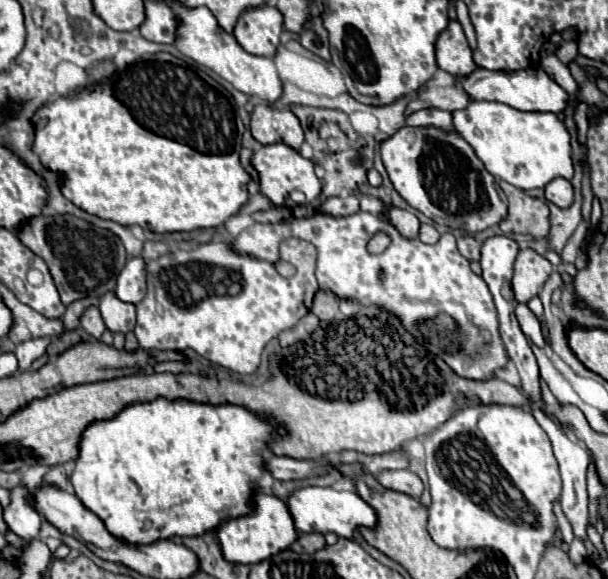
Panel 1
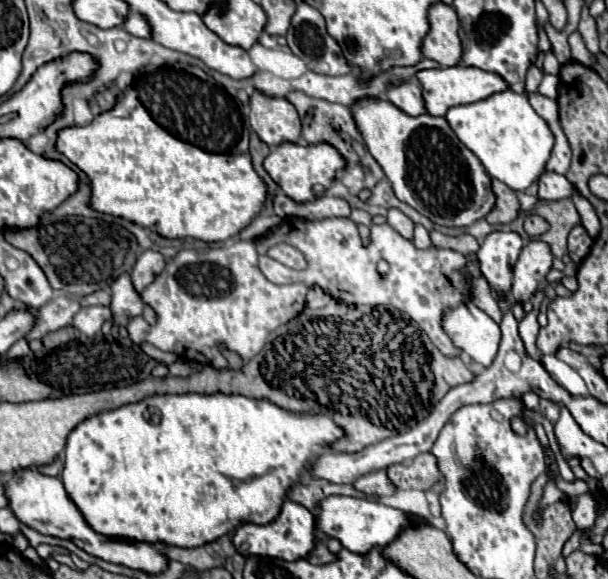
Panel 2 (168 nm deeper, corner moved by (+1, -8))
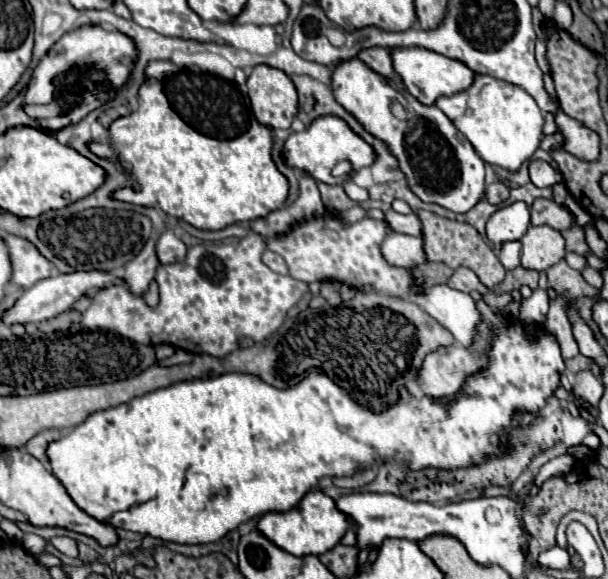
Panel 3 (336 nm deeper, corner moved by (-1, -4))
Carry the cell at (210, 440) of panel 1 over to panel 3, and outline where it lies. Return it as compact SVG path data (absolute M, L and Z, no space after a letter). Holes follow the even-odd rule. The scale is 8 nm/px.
M514 322L508 330L496 330L494 348L490 352L490 362L488 362L486 370L468 378L462 394L448 408L442 404L434 404L430 400L418 402L418 400L414 400L414 396L410 396L406 390L402 390L402 398L396 406L392 406L392 410L386 410L384 414L368 414L368 410L360 410L360 406L356 406L348 398L348 394L344 394L344 389L339 387L324 372L310 372L300 384L296 384L288 390L276 390L274 386L268 386L266 382L260 382L260 378L252 378L248 374L222 374L214 380L208 378L208 380L178 382L178 384L172 384L168 388L160 388L160 390L148 392L144 396L138 396L138 398L130 400L128 404L120 404L120 406L102 410L102 412L94 412L82 424L78 424L74 430L70 430L64 438L52 442L46 450L46 454L50 458L54 476L64 484L66 492L76 502L76 506L82 508L92 518L96 518L100 522L108 522L116 528L132 530L132 532L138 532L142 536L148 534L148 536L154 536L154 538L160 538L166 542L208 544L208 542L220 540L230 530L236 530L242 522L248 522L256 516L264 516L268 512L292 510L306 492L310 492L318 486L318 482L324 476L350 476L358 468L370 468L374 464L376 454L386 456L386 458L394 458L394 460L406 460L414 470L422 470L428 466L452 470L452 468L460 468L460 466L470 466L472 462L480 462L480 458L486 458L488 454L500 454L502 452L498 446L500 436L496 432L498 430L512 432L510 422L512 422L514 410L538 412L546 404L546 398L552 396L552 392L560 384L560 372L564 372L564 360L560 356L560 348L556 346L556 340L550 334L546 334L544 328L534 328L534 326L524 326L520 322Z

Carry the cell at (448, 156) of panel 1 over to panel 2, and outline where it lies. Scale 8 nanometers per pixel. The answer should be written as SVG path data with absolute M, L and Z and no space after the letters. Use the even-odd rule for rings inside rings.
M366 98L366 102L354 102L350 106L354 114L354 122L358 130L362 130L364 142L368 144L370 154L386 172L394 194L416 208L420 214L428 216L434 224L442 226L470 226L476 220L484 218L494 208L494 192L490 188L490 176L486 174L482 162L458 140L458 136L448 126L446 118L420 114L418 118L410 118L410 114L402 114L390 100L382 98Z

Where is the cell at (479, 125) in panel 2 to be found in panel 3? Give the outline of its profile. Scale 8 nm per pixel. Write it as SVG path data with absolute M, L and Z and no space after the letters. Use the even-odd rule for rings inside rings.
M476 74L476 82L464 90L464 94L440 98L436 106L470 140L486 164L504 168L508 172L518 172L524 162L530 162L544 138L544 114L536 106L534 98L524 94L524 90L518 86L500 82L492 76Z

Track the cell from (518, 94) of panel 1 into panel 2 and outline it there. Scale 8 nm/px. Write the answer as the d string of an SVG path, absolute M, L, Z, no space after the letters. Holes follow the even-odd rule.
M446 66L446 68L432 68L432 70L418 70L416 72L418 82L422 84L422 98L428 114L432 116L444 116L448 108L460 106L460 104L470 104L488 98L494 92L508 90L508 84L492 72L478 70L474 66Z

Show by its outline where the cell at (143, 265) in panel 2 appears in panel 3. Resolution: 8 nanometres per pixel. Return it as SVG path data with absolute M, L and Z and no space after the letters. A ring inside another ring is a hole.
M172 230L164 232L158 242L156 242L156 256L160 264L174 264L174 262L182 262L186 254L186 246L182 240L178 240L174 236Z

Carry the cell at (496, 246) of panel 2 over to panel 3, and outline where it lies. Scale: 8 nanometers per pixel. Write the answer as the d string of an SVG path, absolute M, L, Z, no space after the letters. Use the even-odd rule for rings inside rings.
M524 202L508 204L504 208L498 208L488 224L486 224L486 236L490 246L498 252L502 244L520 240L530 226L530 210L524 206Z

